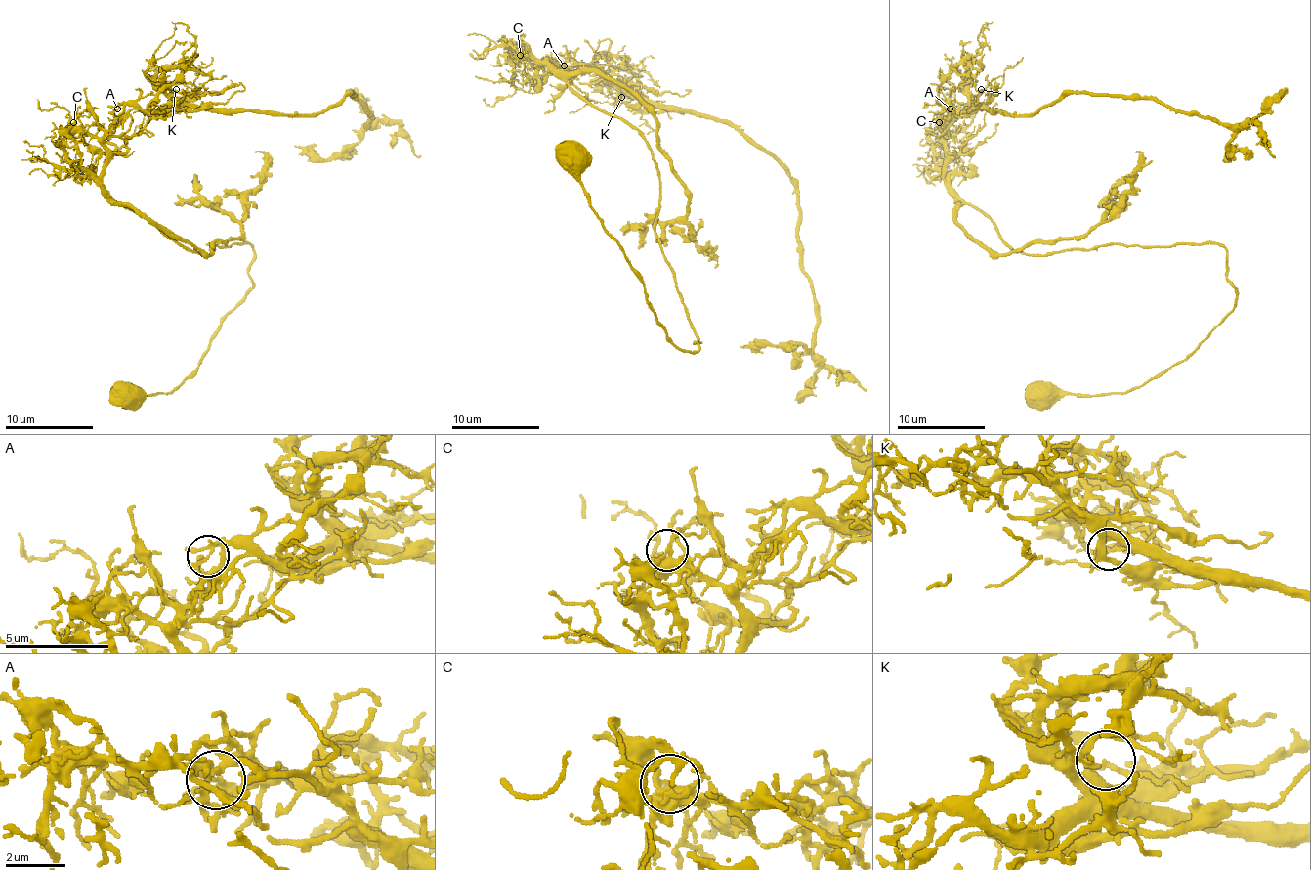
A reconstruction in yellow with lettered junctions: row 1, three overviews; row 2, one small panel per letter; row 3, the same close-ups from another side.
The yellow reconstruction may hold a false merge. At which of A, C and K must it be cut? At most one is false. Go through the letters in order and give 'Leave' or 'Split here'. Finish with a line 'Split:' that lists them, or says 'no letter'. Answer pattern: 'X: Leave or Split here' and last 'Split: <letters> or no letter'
A: Split here
C: Leave
K: Leave
Split: A

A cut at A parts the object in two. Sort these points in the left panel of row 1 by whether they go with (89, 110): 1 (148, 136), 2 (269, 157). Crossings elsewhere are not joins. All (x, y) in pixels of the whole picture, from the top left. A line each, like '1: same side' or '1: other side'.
1: other side
2: same side

